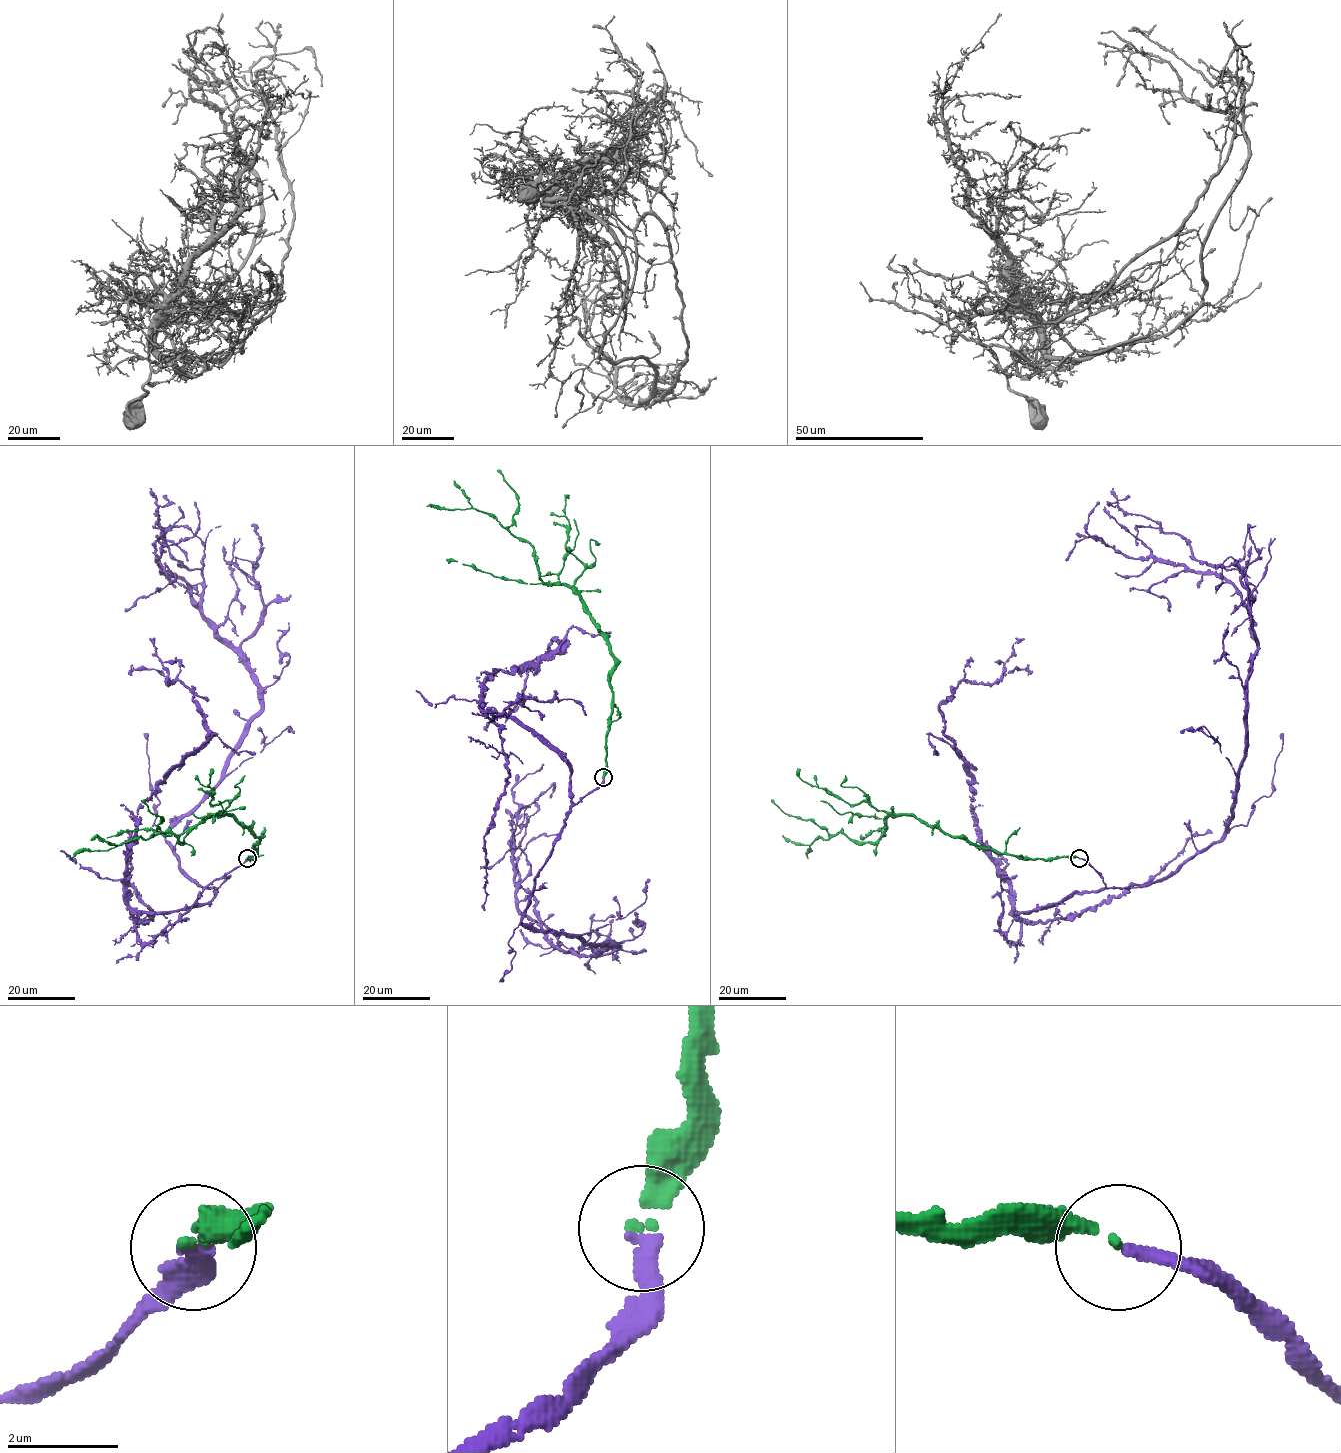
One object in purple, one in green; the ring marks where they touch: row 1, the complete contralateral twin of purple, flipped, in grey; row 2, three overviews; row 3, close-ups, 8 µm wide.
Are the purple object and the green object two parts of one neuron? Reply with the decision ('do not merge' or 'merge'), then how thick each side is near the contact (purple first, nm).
merge; calibres 280 and 180 nm

